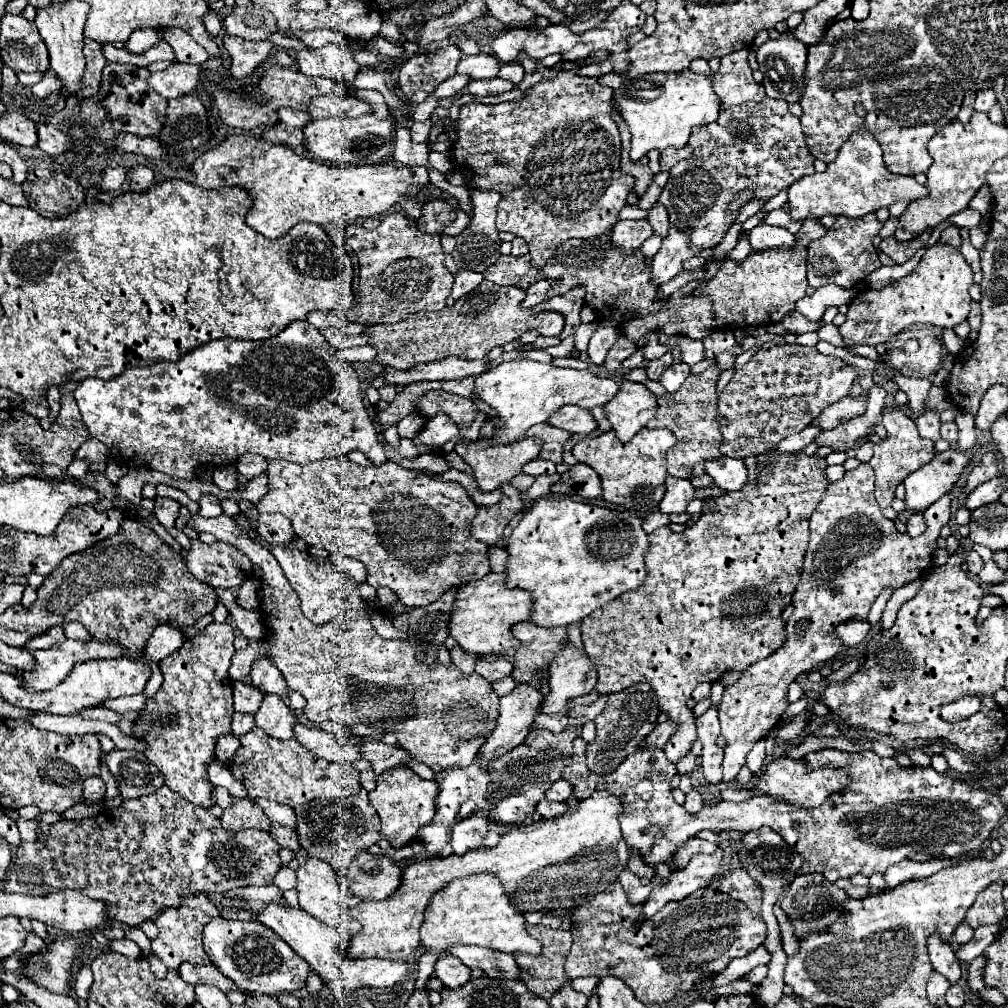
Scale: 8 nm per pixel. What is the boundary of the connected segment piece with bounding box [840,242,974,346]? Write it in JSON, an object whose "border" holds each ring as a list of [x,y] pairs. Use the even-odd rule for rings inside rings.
{"border":[[[938,242],[926,250],[920,264],[908,276],[888,284],[882,290],[862,290],[850,302],[840,334],[846,344],[876,346],[888,342],[904,328],[918,322],[936,324],[938,328],[954,328],[968,318],[972,302],[968,288],[972,282],[972,268],[964,256],[956,248]]]}

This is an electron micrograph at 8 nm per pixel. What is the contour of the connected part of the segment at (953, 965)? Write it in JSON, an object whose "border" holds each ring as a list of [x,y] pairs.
{"border":[[[932,934],[928,938],[928,952],[930,952],[930,960],[932,960],[934,970],[944,974],[952,984],[956,984],[960,980],[962,972],[960,972],[960,962],[958,962],[950,942]]]}

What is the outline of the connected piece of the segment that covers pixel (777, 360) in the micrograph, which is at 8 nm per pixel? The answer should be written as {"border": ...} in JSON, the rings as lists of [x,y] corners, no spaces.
{"border":[[[784,344],[784,346],[772,346],[756,352],[740,370],[736,370],[734,378],[718,396],[716,416],[722,432],[720,452],[730,458],[748,458],[748,456],[760,456],[770,452],[780,440],[812,424],[812,420],[816,420],[824,408],[848,396],[856,376],[858,376],[856,368],[848,366],[840,358],[824,356],[816,348],[808,348],[808,346]]]}

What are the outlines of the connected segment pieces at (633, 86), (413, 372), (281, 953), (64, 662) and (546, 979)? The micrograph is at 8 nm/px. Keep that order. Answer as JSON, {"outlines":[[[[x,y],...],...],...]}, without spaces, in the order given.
{"outlines":[[[[684,70],[670,74],[668,72],[644,74],[640,78],[634,78],[628,84],[622,84],[618,90],[614,90],[614,104],[632,132],[630,158],[638,160],[654,148],[666,150],[668,146],[674,148],[686,146],[694,126],[718,120],[722,100],[716,98],[710,76]]],[[[446,358],[428,364],[416,364],[406,370],[398,368],[382,368],[380,376],[388,384],[412,384],[422,380],[462,380],[468,376],[478,376],[486,372],[486,358],[484,360],[462,360],[462,358]]],[[[214,918],[208,926],[204,926],[204,948],[214,966],[222,970],[226,978],[236,982],[236,986],[244,992],[260,992],[260,994],[292,994],[306,986],[310,966],[288,948],[276,932],[258,922],[234,922],[226,918]]],[[[66,640],[64,644],[48,650],[32,652],[34,668],[32,672],[22,672],[22,688],[26,692],[42,692],[58,686],[76,662],[92,658],[122,658],[124,648],[114,642],[90,640],[88,644],[78,640]]],[[[542,924],[530,926],[530,936],[542,944],[540,956],[524,956],[516,952],[516,962],[528,976],[524,976],[524,984],[532,994],[550,1000],[570,978],[564,972],[564,960],[572,946],[572,932],[570,930],[552,930]]]]}

